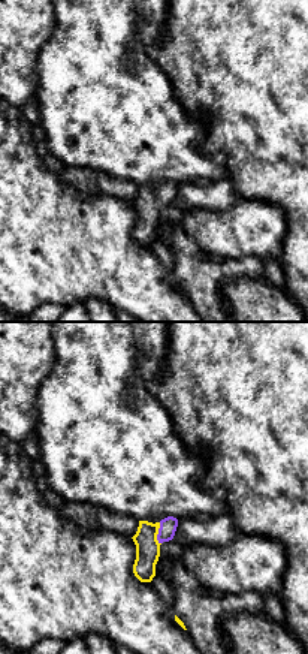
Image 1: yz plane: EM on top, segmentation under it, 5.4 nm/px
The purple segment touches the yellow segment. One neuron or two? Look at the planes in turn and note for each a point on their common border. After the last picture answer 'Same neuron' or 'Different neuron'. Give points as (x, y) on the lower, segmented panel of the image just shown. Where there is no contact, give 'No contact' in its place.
Touches purple at (159, 533)

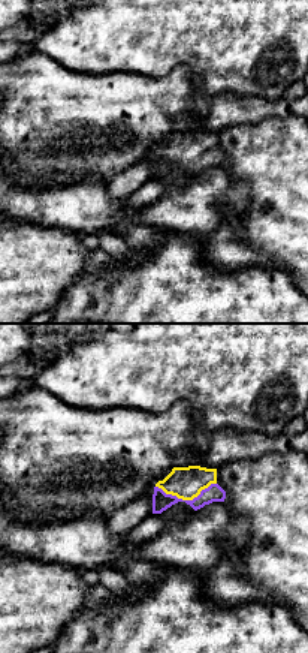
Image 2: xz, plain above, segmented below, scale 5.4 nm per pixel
Touches purple at (186, 500)

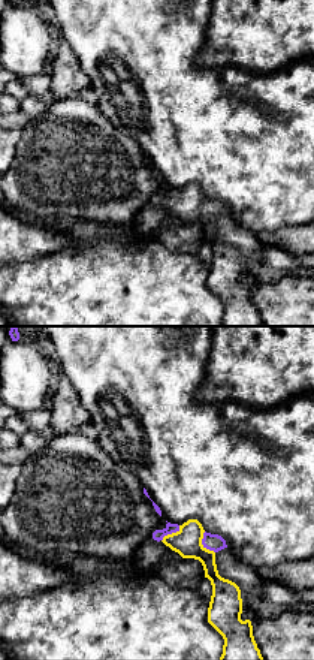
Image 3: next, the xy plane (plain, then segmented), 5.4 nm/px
Touches purple at (202, 544)

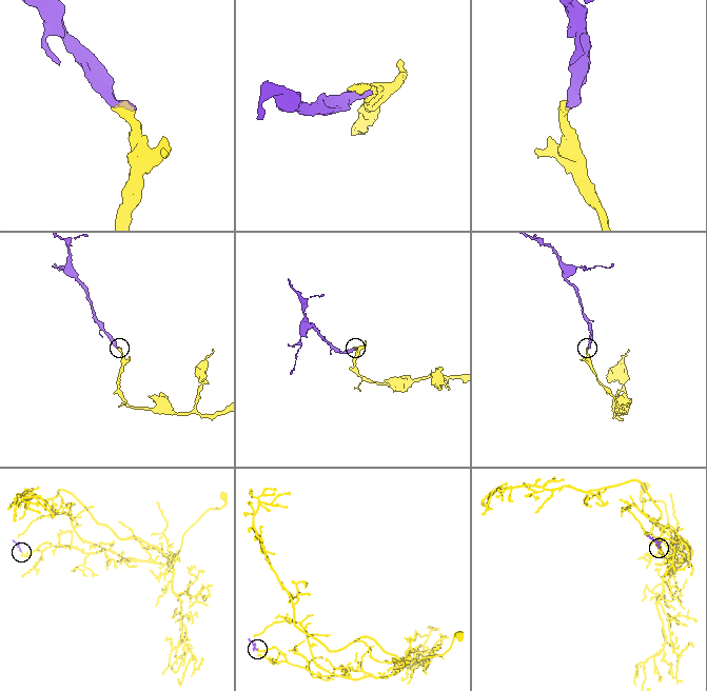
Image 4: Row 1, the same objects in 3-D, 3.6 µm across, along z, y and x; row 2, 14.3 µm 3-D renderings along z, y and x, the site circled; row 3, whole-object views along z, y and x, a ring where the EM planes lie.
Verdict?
Same neuron

